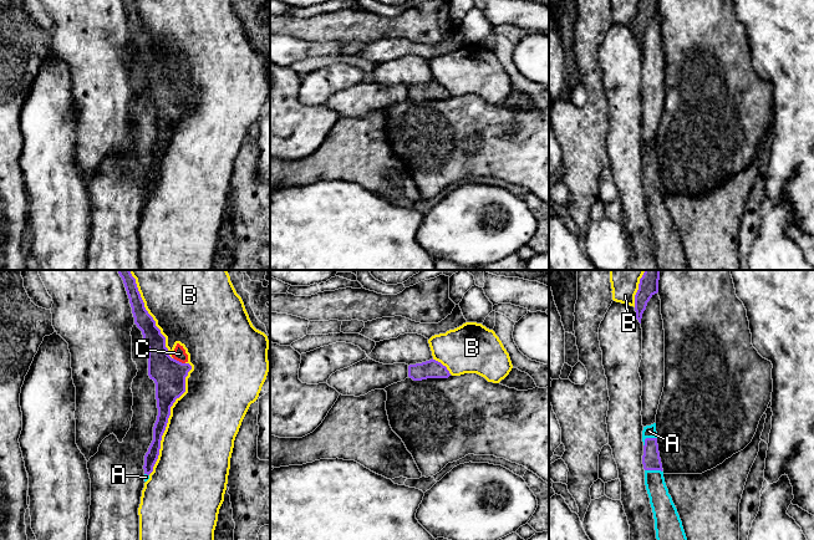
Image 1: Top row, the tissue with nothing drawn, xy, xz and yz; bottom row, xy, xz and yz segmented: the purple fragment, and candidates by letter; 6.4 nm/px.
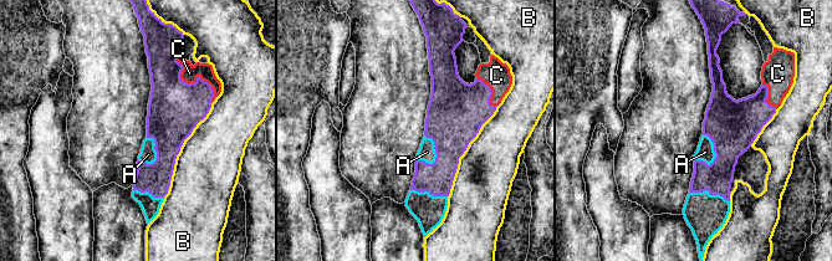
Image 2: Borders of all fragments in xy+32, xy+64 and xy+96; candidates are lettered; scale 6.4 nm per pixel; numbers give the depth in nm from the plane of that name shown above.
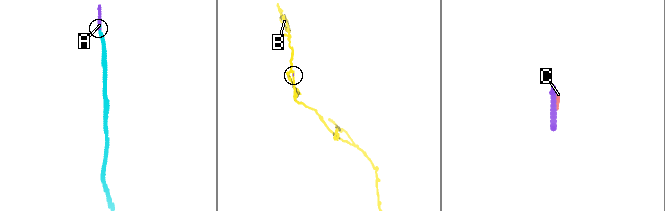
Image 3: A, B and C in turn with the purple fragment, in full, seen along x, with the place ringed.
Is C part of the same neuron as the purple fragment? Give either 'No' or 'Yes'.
Yes

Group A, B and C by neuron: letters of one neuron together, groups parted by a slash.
A C / B

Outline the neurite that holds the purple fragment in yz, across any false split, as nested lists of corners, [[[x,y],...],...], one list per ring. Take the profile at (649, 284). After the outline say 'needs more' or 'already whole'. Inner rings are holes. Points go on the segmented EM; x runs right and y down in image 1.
[[[645,270],[635,295],[636,319],[641,324],[642,314],[650,299],[658,292],[660,270]]]; already whole

